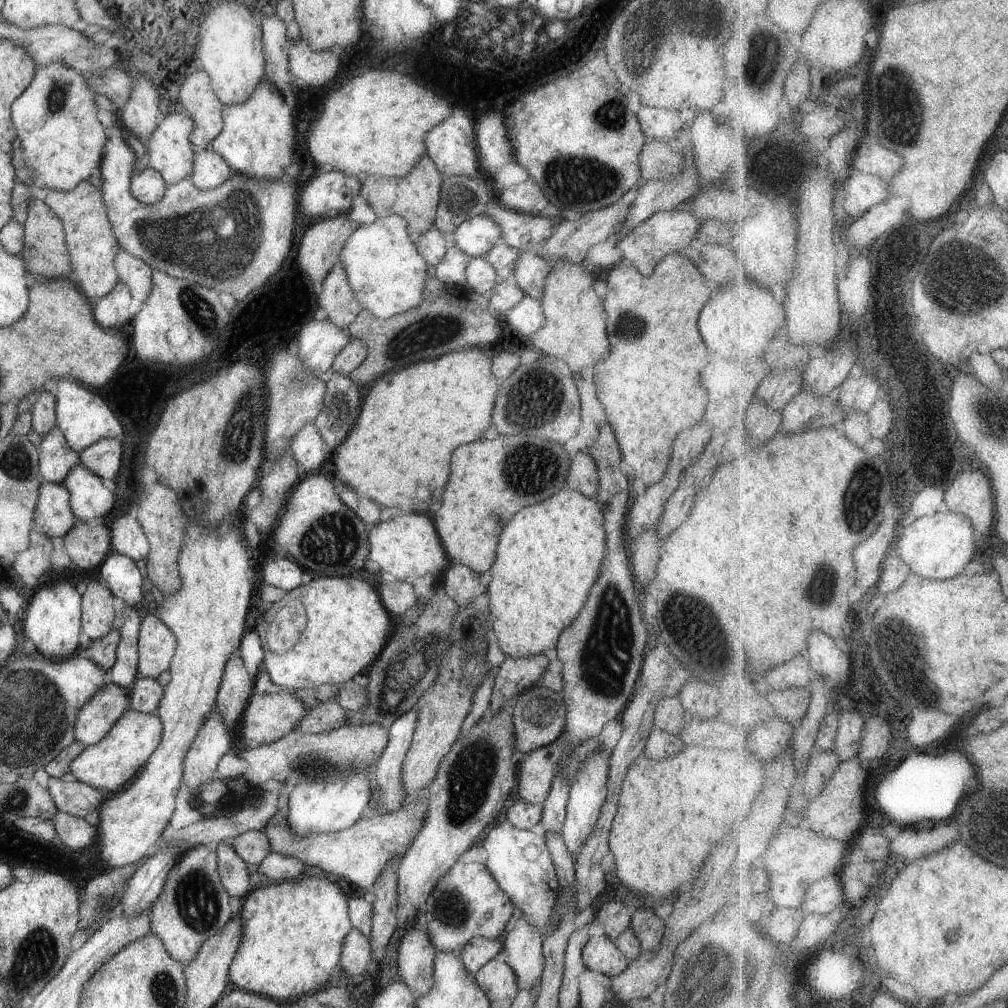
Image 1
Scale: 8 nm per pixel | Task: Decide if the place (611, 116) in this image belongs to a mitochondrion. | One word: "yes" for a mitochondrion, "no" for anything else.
yes

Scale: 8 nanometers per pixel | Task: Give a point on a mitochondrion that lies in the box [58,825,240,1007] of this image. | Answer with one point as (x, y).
(197, 903)

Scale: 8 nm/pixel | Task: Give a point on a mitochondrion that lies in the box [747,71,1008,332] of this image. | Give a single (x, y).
(959, 278)

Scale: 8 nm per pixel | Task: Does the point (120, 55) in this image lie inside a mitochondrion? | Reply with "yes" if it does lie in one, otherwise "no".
no

